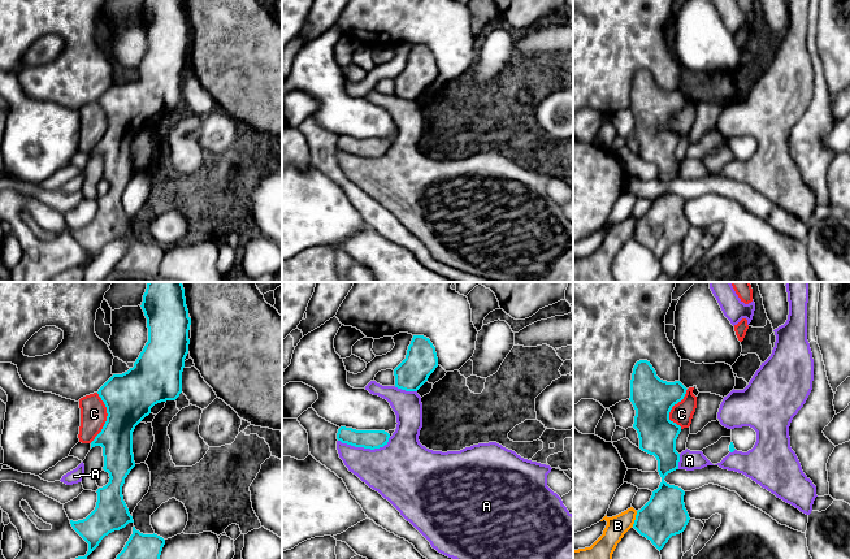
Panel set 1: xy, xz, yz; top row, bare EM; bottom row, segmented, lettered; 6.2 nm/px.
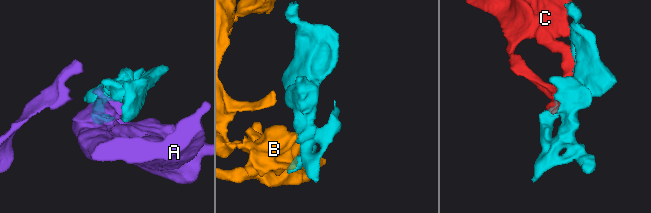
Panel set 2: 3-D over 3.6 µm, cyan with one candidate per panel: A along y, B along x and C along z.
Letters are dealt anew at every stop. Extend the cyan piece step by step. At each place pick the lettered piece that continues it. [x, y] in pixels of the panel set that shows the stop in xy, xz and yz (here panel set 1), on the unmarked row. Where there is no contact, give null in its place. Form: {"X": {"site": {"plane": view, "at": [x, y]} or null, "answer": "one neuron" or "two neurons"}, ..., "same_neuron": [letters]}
{"A": {"site": {"plane": "xz", "at": [364, 156]}, "answer": "two neurons"}, "B": {"site": {"plane": "yz", "at": [636, 228]}, "answer": "two neurons"}, "C": {"site": {"plane": "xy", "at": [107, 126]}, "answer": "two neurons"}, "same_neuron": []}

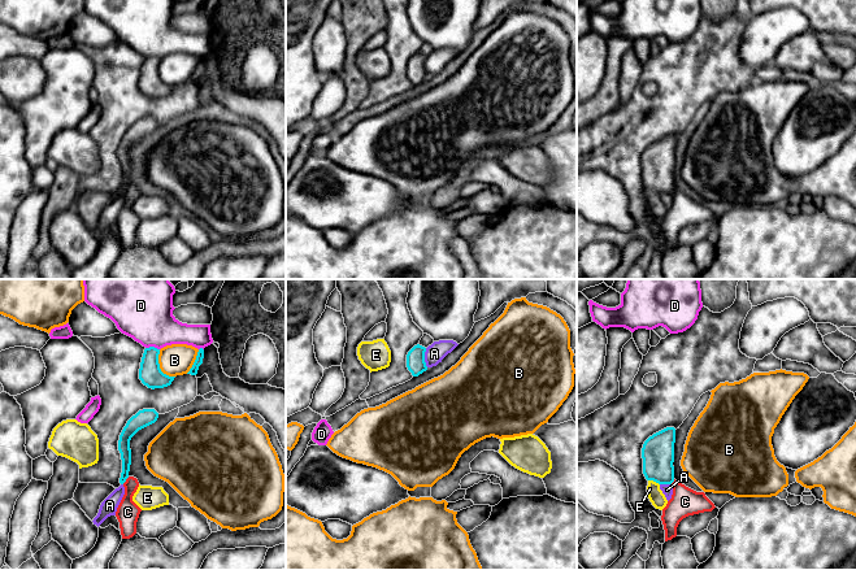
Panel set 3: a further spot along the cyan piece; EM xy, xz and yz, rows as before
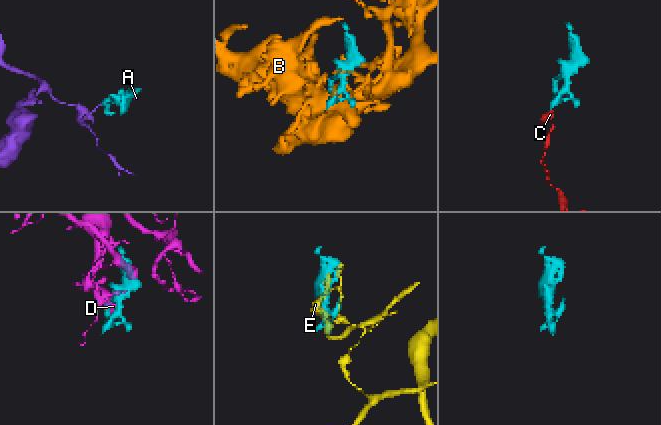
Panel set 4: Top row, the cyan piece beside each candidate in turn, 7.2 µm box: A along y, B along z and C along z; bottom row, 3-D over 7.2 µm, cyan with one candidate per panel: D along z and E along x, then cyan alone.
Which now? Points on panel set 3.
{"A": {"site": {"plane": "xz", "at": [424, 66]}, "answer": "two neurons"}, "B": {"site": {"plane": "xy", "at": [159, 75]}, "answer": "two neurons"}, "C": {"site": {"plane": "xy", "at": [125, 190]}, "answer": "two neurons"}, "D": {"site": {"plane": "xy", "at": [152, 56]}, "answer": "two neurons"}, "E": {"site": {"plane": "yz", "at": [654, 190]}, "answer": "two neurons"}, "same_neuron": []}

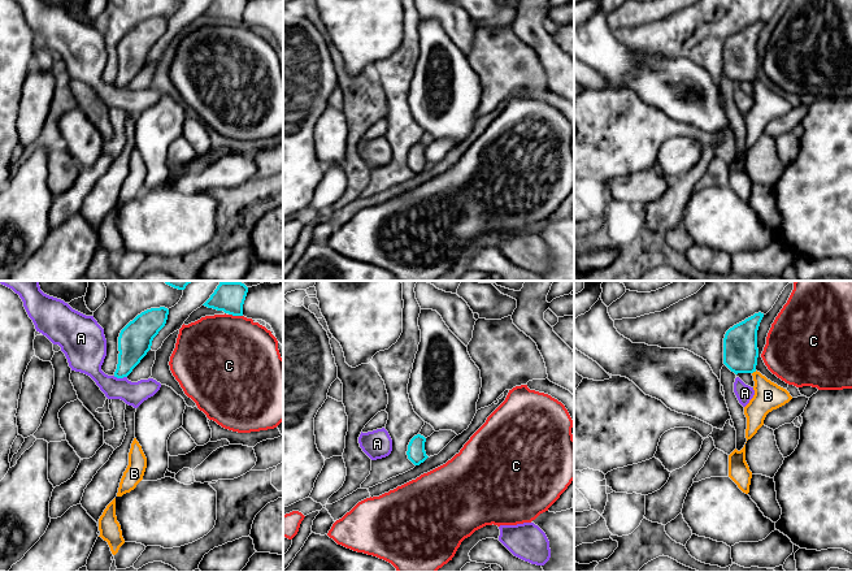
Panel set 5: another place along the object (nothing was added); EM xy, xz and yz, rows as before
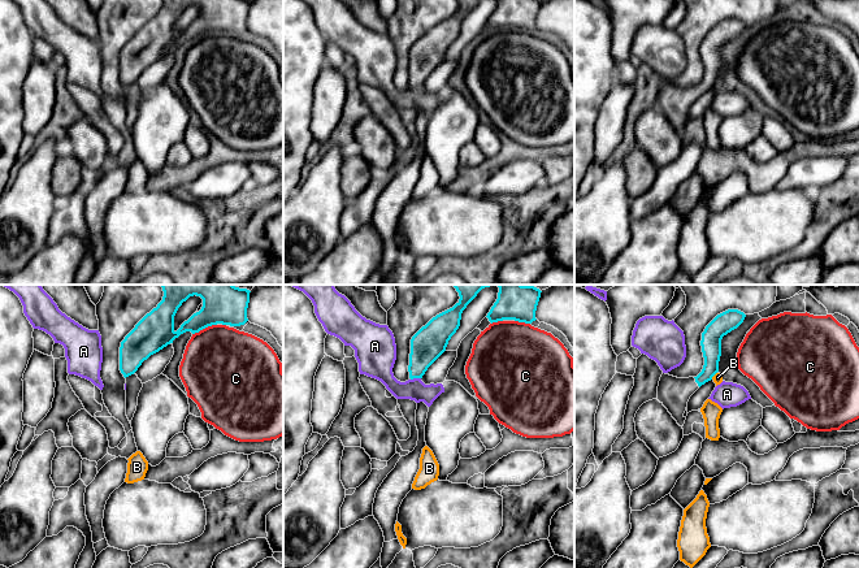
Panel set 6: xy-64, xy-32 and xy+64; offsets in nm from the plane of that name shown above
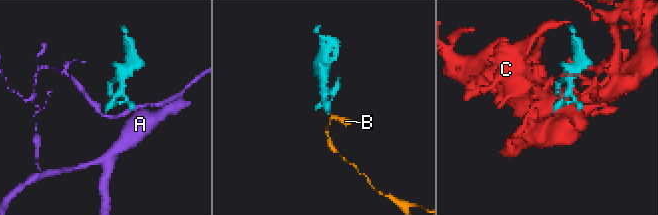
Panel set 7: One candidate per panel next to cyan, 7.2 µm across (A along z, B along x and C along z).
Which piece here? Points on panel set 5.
{"A": {"site": {"plane": "xy", "at": [120, 86]}, "answer": "two neurons"}, "B": {"site": {"plane": "yz", "at": [753, 79]}, "answer": "two neurons"}, "C": {"site": {"plane": "xy", "at": [235, 24]}, "answer": "two neurons"}, "same_neuron": []}

